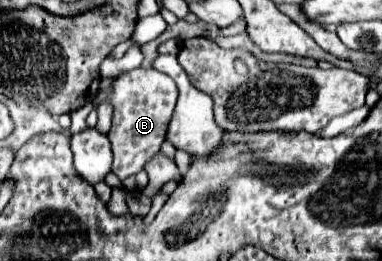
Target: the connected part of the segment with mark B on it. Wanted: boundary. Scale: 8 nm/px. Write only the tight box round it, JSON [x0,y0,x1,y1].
[93,68,177,180]

